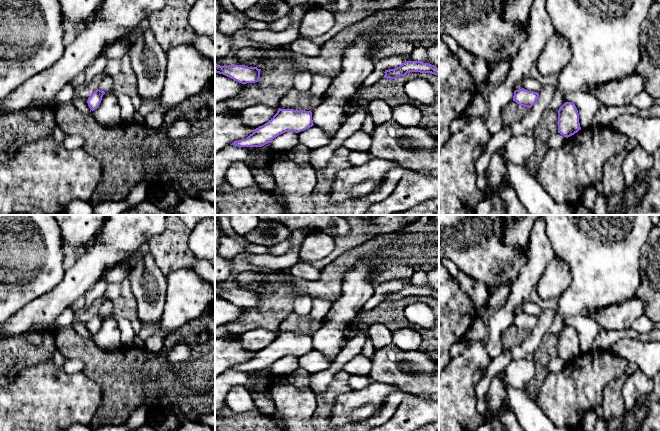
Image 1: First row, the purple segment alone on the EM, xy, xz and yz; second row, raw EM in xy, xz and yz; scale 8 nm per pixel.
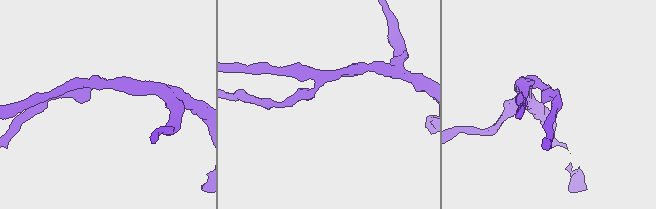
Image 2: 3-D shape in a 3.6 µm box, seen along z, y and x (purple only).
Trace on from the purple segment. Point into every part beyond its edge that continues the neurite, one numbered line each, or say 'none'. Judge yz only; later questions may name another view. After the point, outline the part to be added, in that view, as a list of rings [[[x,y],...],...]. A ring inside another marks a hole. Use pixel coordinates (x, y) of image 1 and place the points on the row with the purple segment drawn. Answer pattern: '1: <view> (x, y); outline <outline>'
none

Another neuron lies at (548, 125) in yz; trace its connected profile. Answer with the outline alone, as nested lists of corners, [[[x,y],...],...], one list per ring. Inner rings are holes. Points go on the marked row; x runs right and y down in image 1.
[[[546,109],[542,117],[533,130],[536,148],[532,156],[528,159],[525,168],[530,175],[535,176],[538,168],[549,150],[548,140],[551,135],[558,132],[558,110]]]

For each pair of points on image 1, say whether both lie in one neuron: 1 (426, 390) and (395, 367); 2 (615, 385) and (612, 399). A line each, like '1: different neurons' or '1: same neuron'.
1: same neuron
2: same neuron

